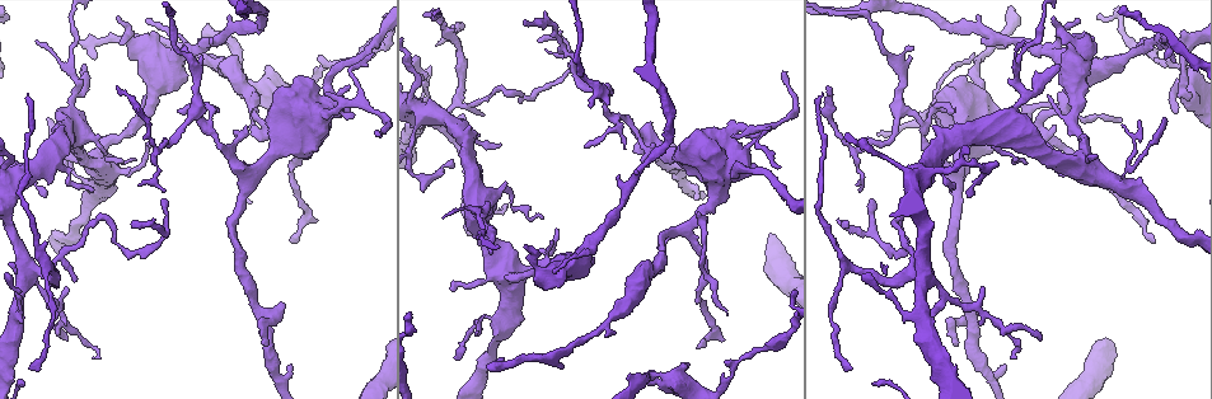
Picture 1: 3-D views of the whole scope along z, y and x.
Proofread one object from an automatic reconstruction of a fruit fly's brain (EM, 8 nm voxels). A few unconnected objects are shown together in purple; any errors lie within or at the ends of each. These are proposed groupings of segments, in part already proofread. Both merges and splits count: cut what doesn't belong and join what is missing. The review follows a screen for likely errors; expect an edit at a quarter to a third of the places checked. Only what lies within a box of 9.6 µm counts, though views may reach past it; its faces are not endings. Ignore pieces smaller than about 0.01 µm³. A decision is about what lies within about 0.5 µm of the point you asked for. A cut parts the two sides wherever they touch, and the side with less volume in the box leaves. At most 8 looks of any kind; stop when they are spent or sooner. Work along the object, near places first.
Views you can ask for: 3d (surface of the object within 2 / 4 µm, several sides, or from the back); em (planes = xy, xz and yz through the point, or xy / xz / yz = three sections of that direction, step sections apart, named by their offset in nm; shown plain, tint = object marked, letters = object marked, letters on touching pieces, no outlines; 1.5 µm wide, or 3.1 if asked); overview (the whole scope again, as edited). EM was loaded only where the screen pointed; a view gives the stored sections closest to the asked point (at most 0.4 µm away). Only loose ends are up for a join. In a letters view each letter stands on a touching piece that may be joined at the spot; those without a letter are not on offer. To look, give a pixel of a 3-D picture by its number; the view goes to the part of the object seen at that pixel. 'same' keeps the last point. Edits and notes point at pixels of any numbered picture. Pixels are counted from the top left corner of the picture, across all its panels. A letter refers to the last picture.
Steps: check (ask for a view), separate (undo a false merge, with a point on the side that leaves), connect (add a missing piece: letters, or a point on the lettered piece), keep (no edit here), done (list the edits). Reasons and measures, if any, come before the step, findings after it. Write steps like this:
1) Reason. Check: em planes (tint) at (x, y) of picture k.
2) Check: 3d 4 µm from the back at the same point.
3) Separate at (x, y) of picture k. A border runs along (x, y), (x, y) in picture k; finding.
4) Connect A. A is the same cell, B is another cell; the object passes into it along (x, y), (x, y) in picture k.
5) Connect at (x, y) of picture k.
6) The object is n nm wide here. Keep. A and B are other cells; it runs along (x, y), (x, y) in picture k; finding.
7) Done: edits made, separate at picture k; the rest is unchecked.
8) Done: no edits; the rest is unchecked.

Thin end. Check: em planes (letters) at (484, 113) of picture 1.

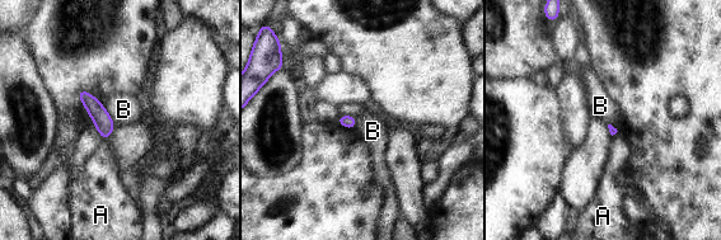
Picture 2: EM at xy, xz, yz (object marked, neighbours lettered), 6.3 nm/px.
Keep. A and B are other cells; none of them fits.

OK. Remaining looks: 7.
Calibre changes. Check: 3d 2 µm at (652, 269) of picture 1.

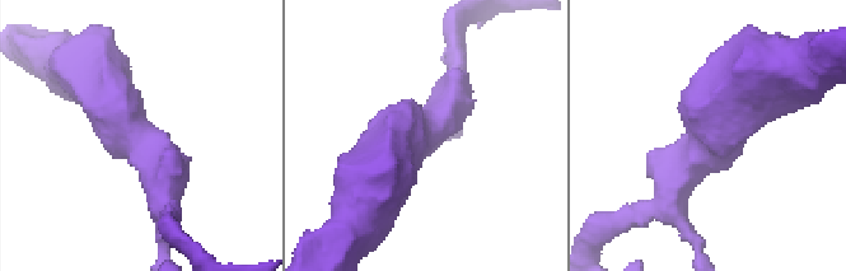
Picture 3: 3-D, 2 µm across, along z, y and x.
Need the tissue. Check: em planes (tint) at (430, 125) of picture 3.

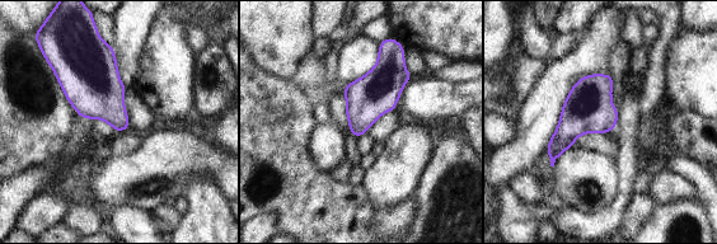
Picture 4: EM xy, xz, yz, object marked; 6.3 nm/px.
Check: em planes (letters) at the same point.

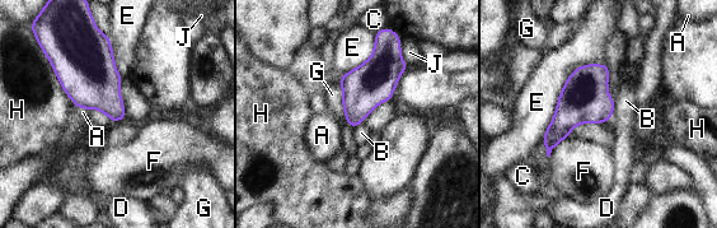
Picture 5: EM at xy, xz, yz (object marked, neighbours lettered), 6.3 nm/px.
Keep. A, B, C, D, E, F, G, H and J are other cells; a border runs along (605, 63), (568, 77), (540, 140) in picture 5; all the same cell.

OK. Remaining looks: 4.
Sudden change in width. Check: em xz step 8 (tint) at (736, 128) of picture 1.

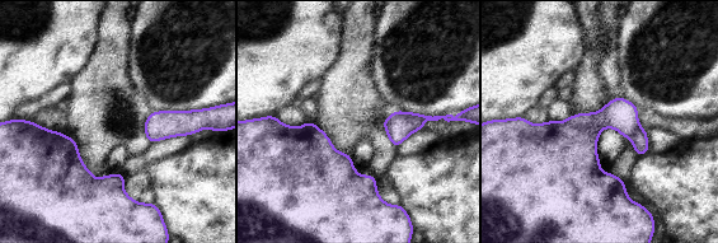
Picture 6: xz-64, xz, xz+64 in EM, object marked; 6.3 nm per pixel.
Another direction. Check: em planes (letters) at the same point.

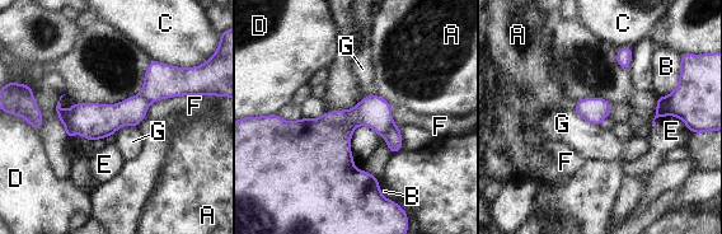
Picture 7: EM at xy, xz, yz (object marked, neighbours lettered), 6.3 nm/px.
The longest contact is with F, 360 nm. Separate at (393, 139) of picture 7. A, B, C, D, E, F and G are other cells; a border runs along (392, 125), (384, 135) in picture 7; a second cell is stuck on.

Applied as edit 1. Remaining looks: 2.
Done: edits made, separate at picture 7; the rest is unchecked.

